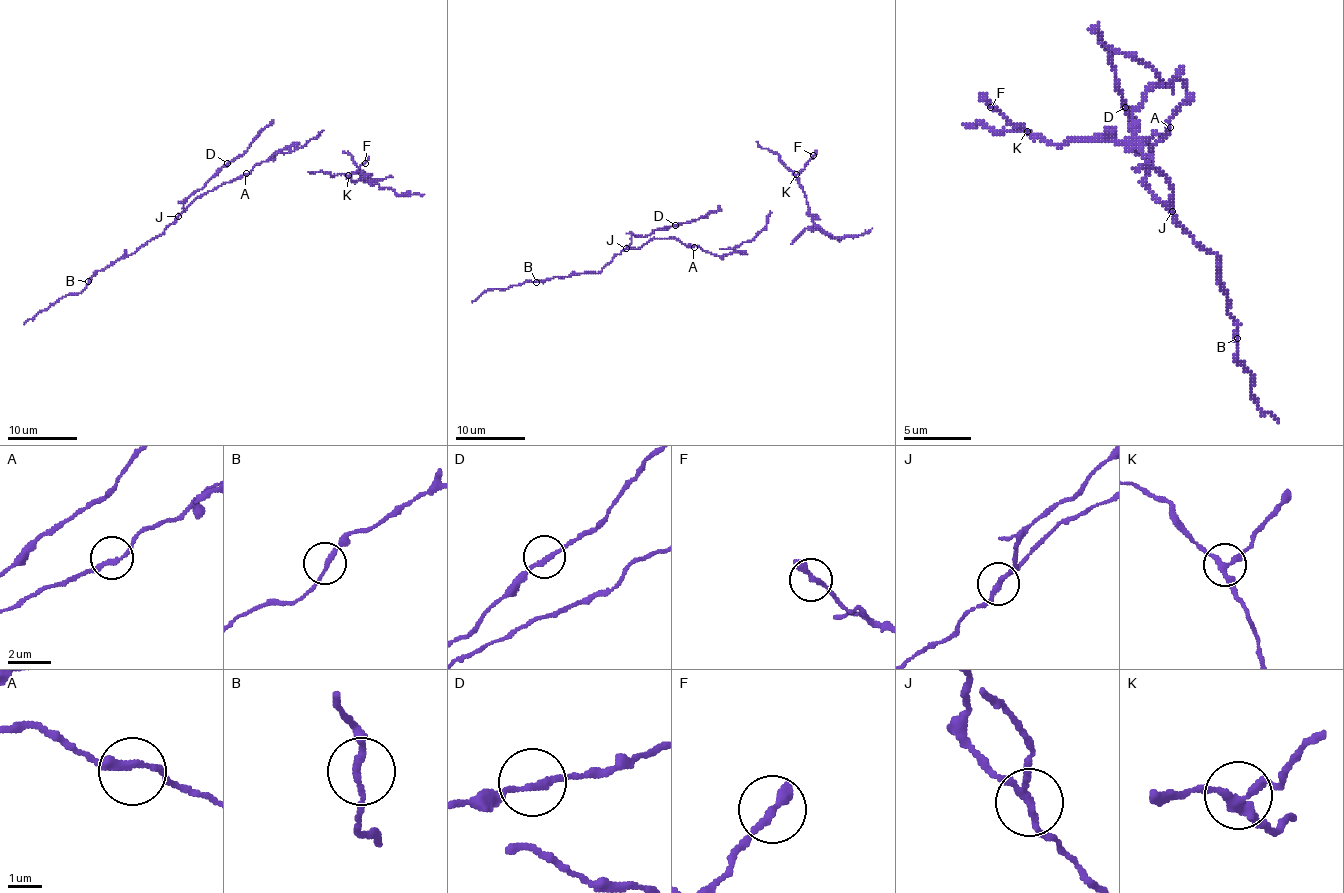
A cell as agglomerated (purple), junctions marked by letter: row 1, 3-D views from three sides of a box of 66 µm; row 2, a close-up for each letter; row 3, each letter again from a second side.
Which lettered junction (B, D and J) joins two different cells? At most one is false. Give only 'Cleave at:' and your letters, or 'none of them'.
Cleave at: J

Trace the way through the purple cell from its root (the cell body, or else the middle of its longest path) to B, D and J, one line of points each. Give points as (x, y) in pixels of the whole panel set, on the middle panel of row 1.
B: (694, 245), (675, 238), (652, 238), (636, 249), (624, 249), (597, 273), (571, 273), (536, 282)
D: (694, 245), (675, 238), (652, 238), (636, 249), (630, 245), (633, 235), (647, 237), (675, 225)
J: (694, 245), (685, 245), (675, 238), (652, 238), (636, 249), (626, 249)

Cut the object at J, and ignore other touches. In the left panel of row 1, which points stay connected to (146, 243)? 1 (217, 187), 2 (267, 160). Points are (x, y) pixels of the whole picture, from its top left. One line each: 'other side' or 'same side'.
1: other side
2: other side

